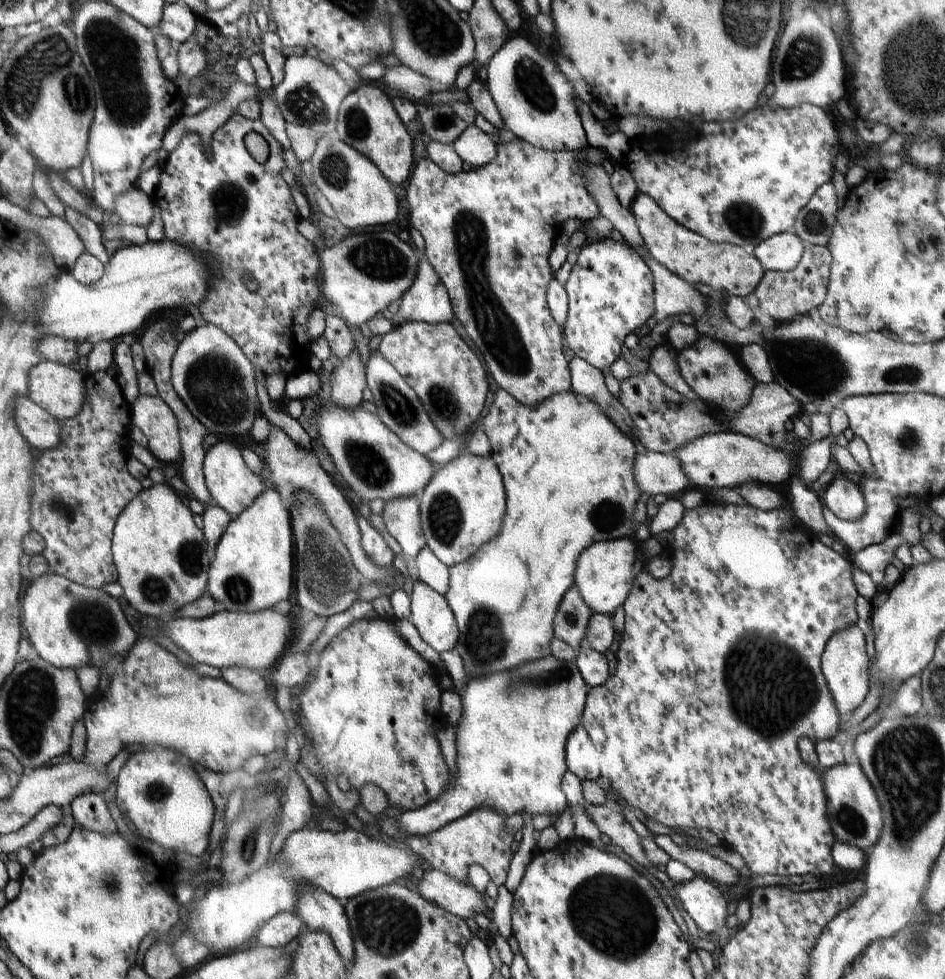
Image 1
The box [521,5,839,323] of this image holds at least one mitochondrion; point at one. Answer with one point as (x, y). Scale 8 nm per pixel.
(804, 55)

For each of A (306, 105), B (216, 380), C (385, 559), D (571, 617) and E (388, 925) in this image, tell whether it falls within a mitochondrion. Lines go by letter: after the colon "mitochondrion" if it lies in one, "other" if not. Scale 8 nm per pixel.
A: mitochondrion
B: mitochondrion
C: other
D: mitochondrion
E: mitochondrion

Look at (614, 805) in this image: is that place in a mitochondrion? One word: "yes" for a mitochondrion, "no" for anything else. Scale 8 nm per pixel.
no

